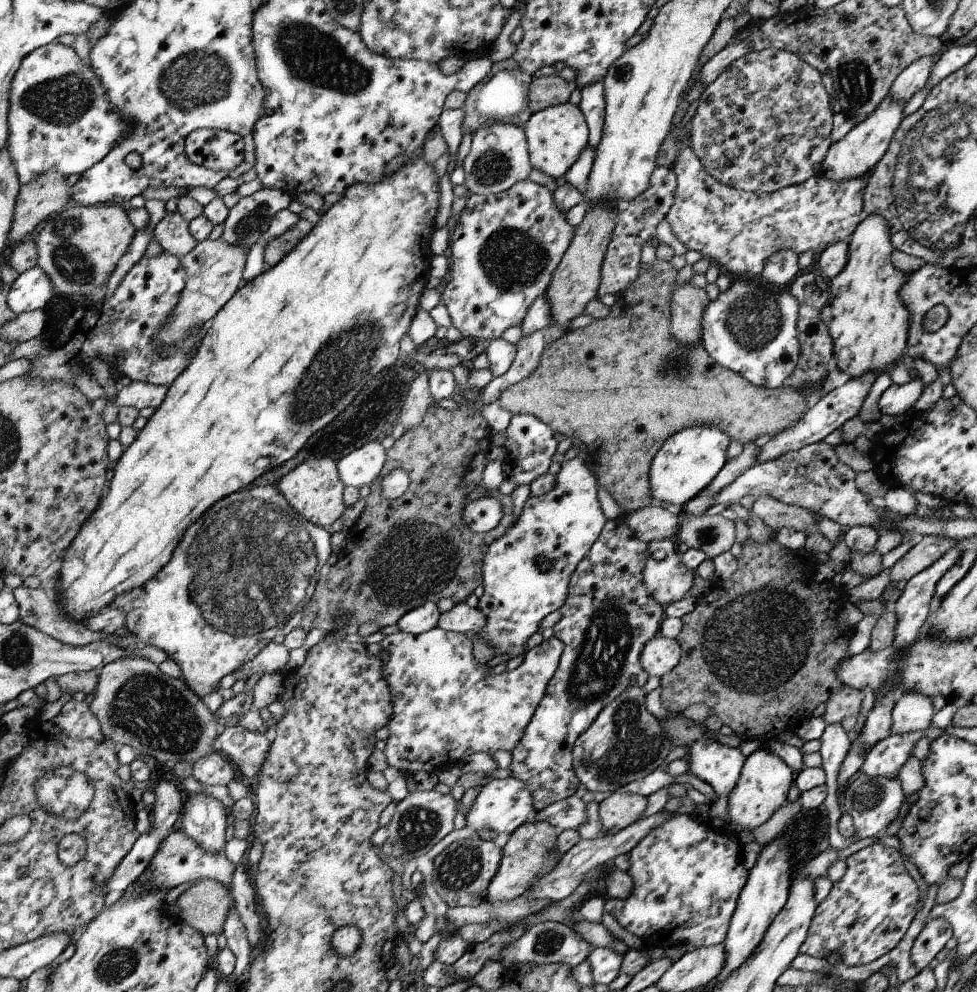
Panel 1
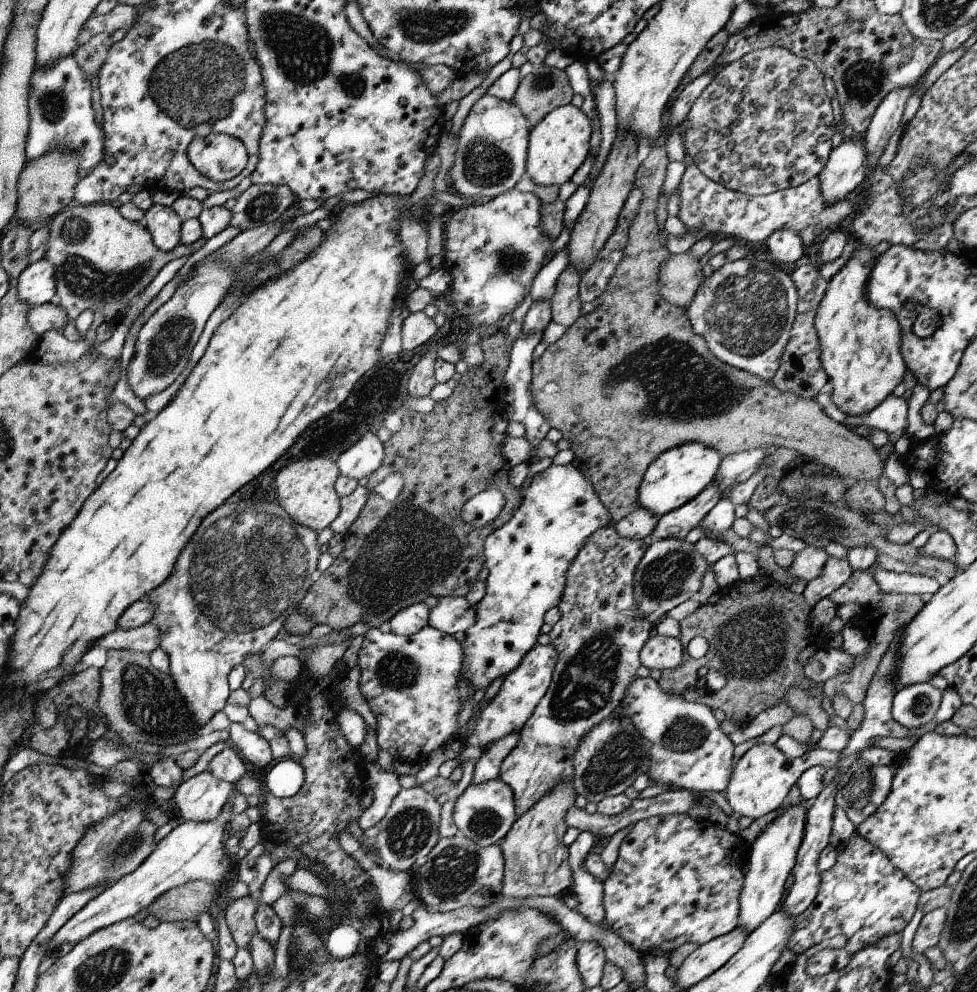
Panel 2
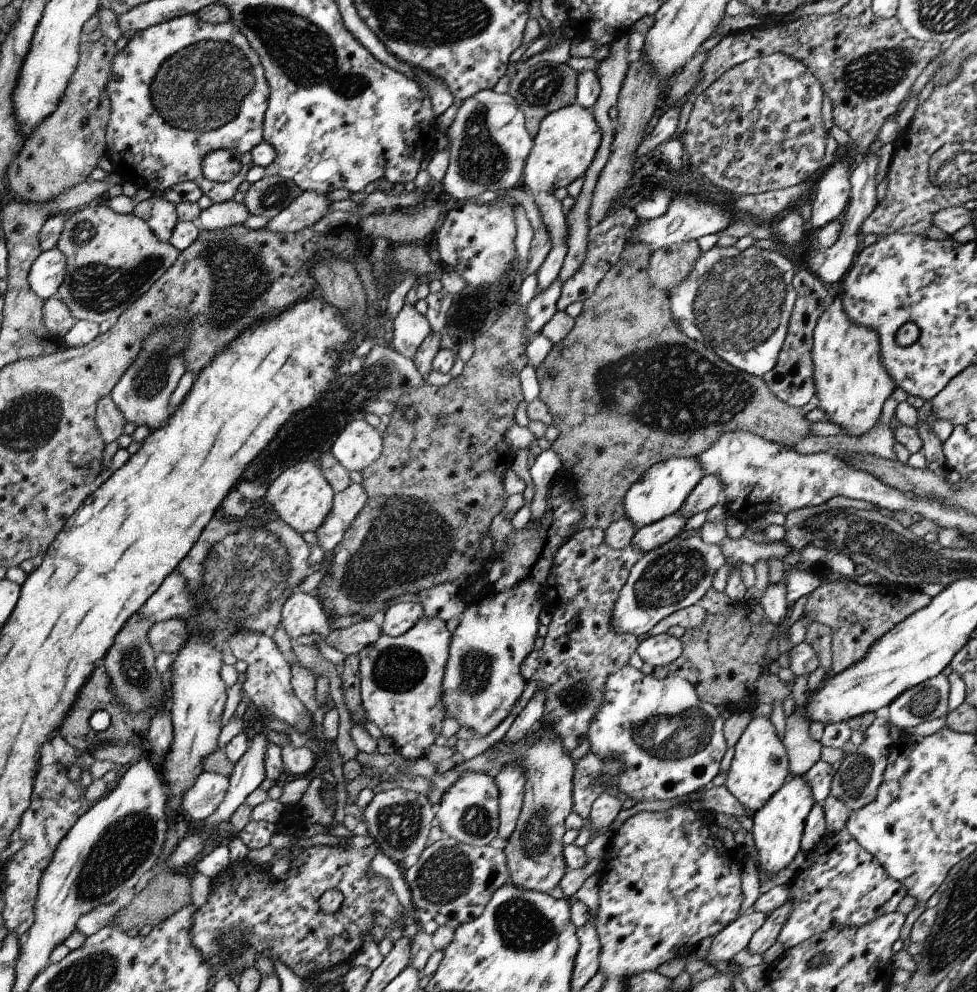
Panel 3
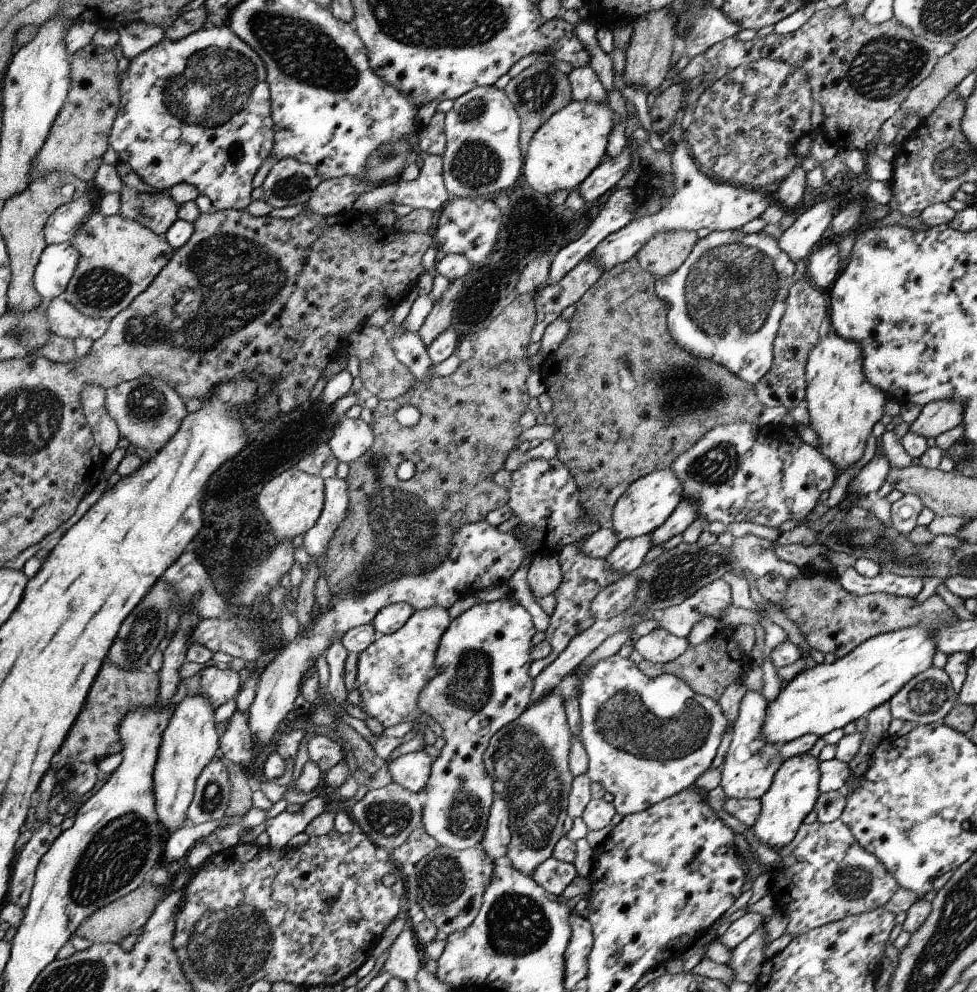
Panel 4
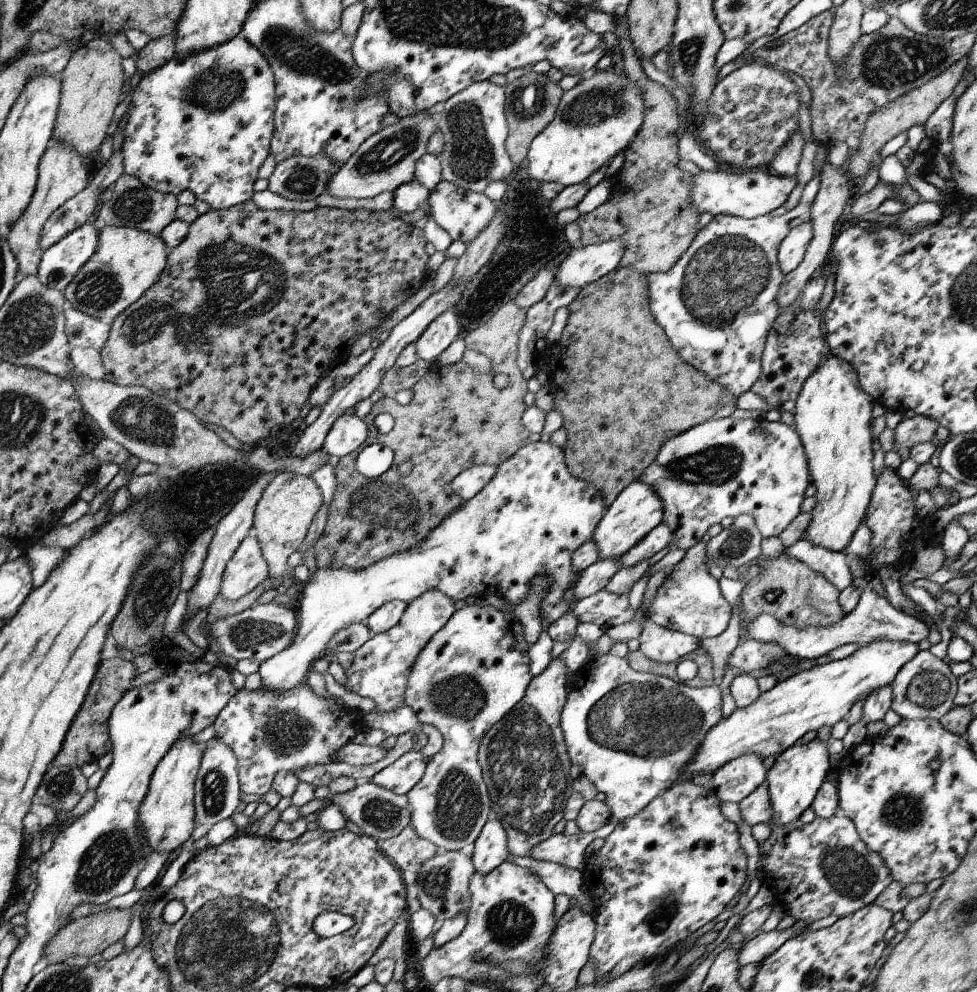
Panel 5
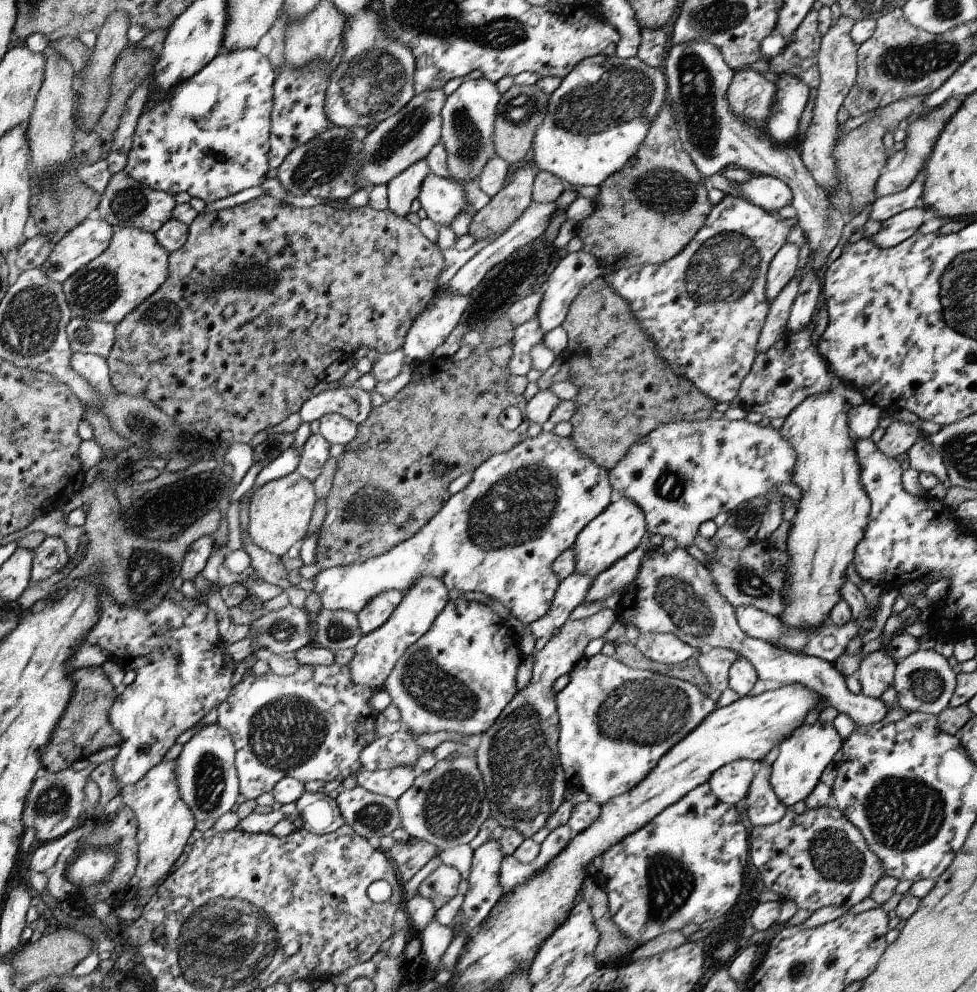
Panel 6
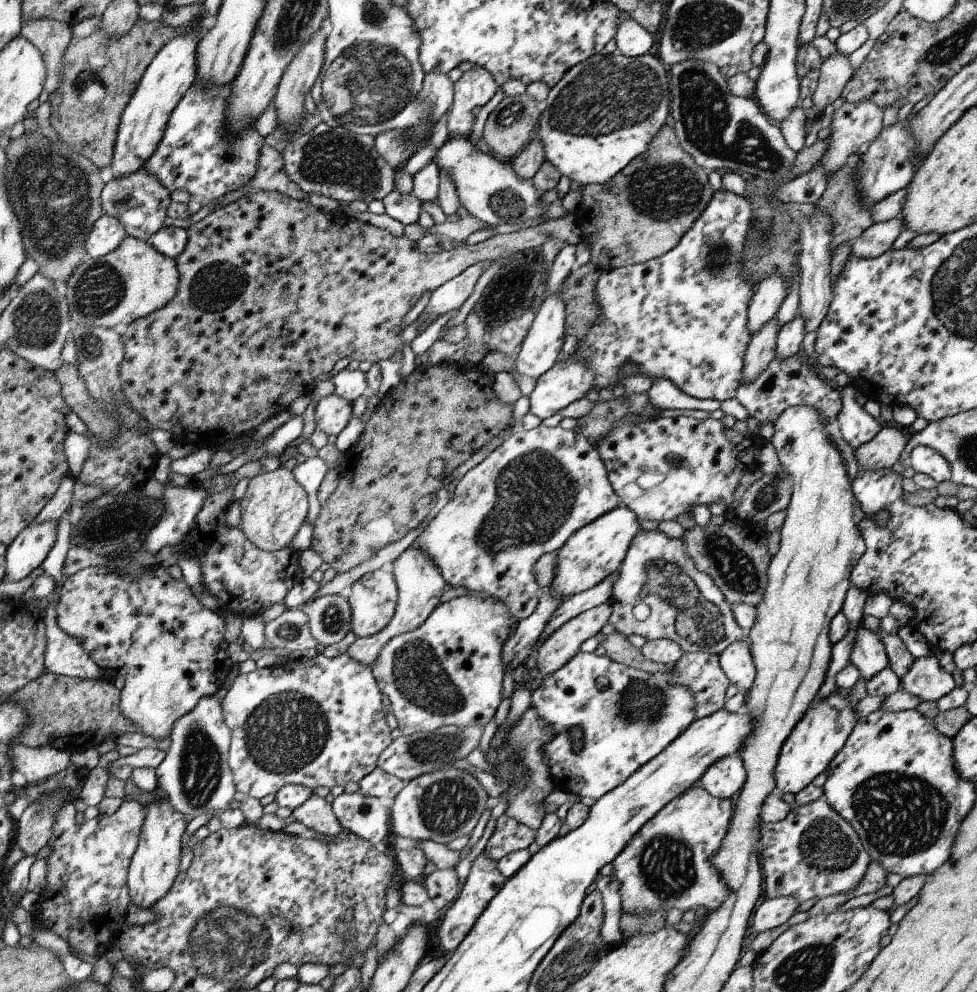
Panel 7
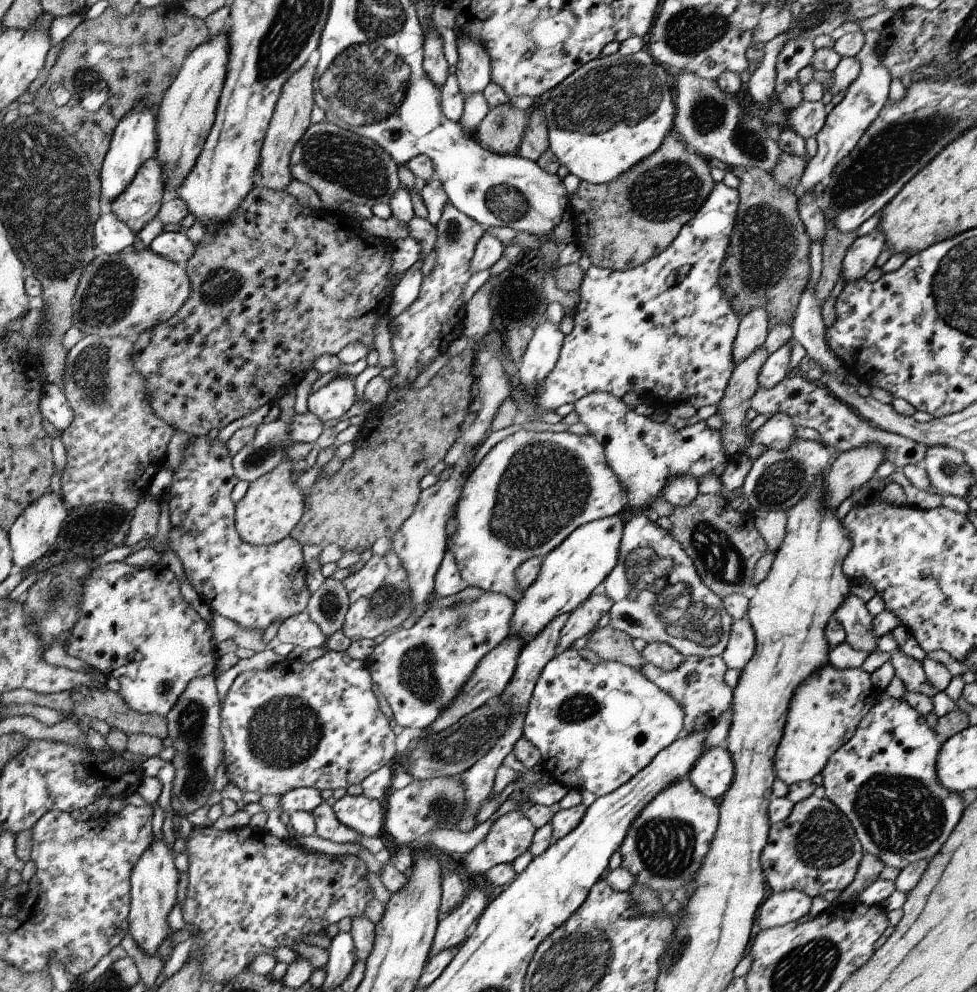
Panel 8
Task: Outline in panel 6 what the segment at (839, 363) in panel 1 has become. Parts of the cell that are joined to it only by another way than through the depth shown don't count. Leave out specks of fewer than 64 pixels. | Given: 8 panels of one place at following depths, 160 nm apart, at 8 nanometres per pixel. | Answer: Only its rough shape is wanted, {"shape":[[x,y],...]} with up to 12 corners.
{"shape":[[835,377],[780,434],[802,490],[788,534],[788,628],[840,602],[871,501]]}

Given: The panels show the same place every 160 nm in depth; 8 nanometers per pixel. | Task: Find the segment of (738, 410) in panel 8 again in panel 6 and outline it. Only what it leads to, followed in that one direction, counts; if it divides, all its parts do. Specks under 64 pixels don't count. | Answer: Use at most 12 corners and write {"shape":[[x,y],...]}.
{"shape":[[796,272],[769,306],[757,353],[787,332],[799,290]]}

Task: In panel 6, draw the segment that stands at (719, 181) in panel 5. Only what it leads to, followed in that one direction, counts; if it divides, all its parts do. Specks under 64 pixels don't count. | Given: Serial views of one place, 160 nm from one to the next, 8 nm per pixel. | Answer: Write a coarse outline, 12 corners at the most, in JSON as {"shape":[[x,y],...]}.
{"shape":[[752,175],[738,198],[768,212],[793,202],[788,184]]}

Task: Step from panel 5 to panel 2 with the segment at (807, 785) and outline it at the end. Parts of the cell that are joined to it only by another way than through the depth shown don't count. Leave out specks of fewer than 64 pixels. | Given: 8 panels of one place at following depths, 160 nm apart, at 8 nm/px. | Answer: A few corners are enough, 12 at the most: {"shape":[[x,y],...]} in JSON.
{"shape":[[809,804],[785,808],[748,848],[738,925],[782,906]]}

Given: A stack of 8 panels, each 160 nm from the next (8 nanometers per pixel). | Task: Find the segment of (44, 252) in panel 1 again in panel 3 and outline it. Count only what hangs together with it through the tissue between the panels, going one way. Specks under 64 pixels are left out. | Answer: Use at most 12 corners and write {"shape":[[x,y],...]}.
{"shape":[[104,201],[66,219],[58,298],[114,322],[181,254]]}

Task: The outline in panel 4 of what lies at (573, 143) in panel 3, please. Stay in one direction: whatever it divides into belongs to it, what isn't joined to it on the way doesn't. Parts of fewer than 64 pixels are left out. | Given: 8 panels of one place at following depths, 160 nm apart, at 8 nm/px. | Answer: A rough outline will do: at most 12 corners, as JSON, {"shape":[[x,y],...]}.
{"shape":[[569,102],[531,138],[522,174],[575,190],[606,157],[614,112]]}

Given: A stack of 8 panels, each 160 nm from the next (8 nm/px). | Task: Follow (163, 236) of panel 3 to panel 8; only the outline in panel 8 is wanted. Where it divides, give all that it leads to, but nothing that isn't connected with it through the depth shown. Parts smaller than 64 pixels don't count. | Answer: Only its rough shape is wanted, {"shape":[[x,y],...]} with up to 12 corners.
{"shape":[[142,165],[112,213],[137,235],[161,212],[163,167]]}

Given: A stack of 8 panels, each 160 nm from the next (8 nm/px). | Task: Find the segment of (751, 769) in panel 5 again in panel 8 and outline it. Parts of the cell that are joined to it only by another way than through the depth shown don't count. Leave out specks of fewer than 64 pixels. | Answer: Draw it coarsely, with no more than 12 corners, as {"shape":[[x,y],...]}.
{"shape":[[724,748],[706,750],[688,776],[720,800],[734,782]]}

